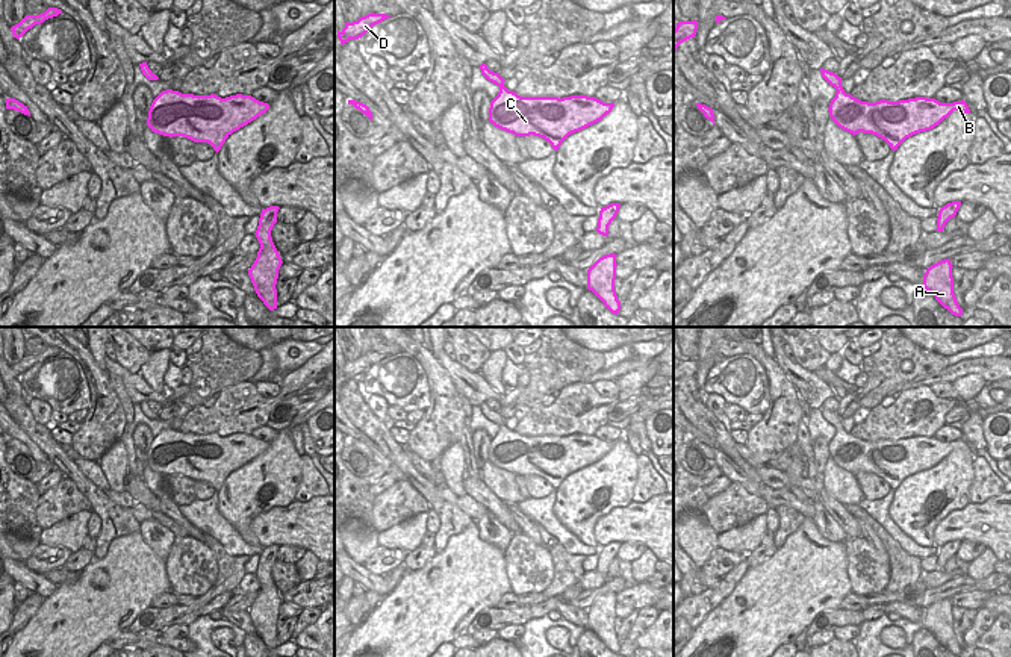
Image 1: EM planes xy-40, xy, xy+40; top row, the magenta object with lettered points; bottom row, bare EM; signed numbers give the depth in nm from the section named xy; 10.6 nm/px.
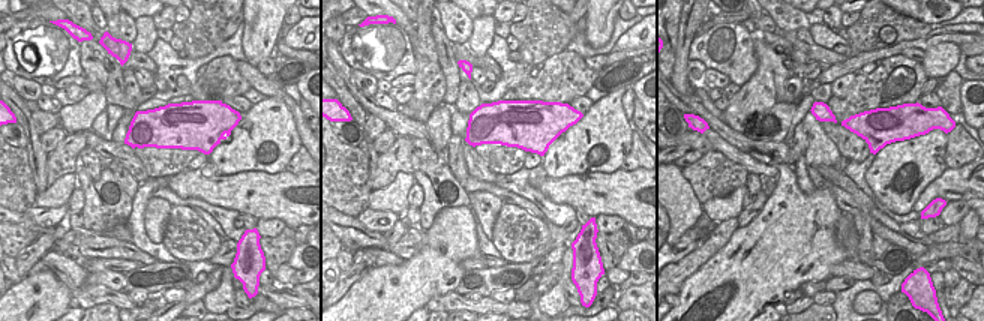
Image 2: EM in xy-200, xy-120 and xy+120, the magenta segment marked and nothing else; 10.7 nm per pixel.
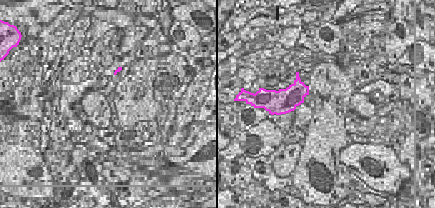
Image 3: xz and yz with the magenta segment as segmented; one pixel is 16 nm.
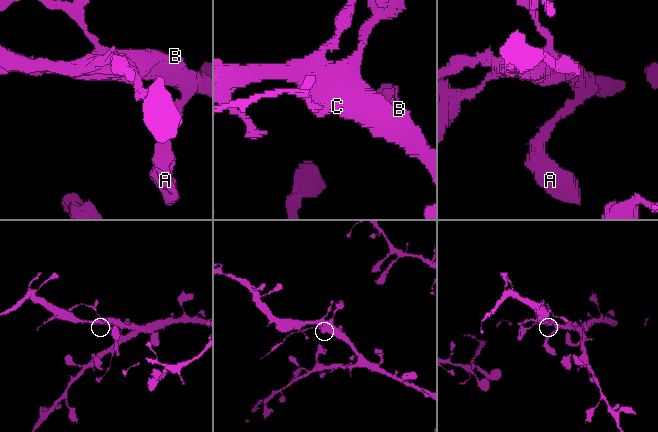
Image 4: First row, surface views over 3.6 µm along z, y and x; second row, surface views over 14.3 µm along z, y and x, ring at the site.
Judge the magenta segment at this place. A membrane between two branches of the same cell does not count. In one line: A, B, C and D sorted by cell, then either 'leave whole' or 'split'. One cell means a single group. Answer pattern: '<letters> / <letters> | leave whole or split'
A B C / D | split

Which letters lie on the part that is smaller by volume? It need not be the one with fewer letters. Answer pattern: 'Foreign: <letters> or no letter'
Foreign: D

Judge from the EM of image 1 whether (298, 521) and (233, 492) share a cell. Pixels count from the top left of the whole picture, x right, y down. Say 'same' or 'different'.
different

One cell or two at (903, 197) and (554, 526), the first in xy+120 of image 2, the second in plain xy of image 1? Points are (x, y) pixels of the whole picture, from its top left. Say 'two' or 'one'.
two

